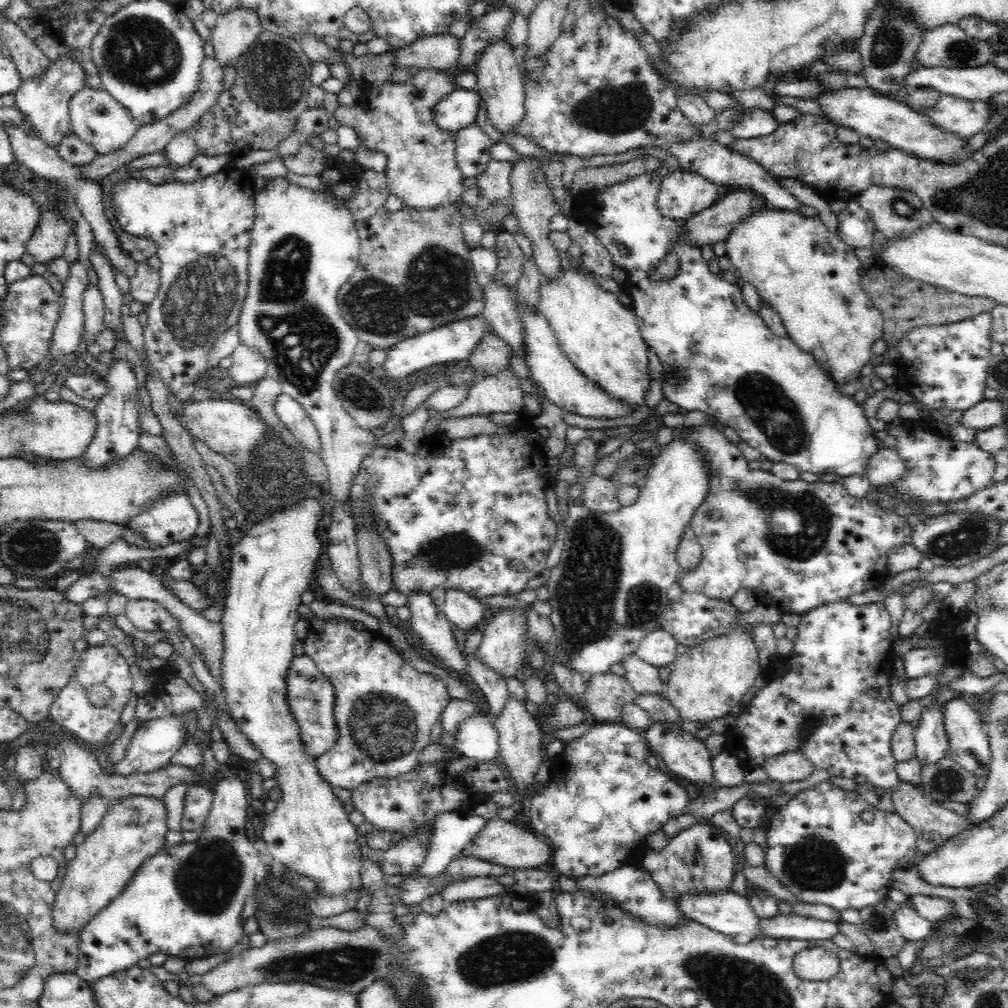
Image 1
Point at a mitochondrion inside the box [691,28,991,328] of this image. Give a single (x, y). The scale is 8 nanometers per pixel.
(959, 52)

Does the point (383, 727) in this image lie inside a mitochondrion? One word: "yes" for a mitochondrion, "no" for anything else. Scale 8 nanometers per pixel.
yes

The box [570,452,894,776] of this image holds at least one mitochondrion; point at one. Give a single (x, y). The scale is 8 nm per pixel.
(806, 544)

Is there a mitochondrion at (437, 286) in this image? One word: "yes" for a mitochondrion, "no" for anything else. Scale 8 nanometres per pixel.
yes

